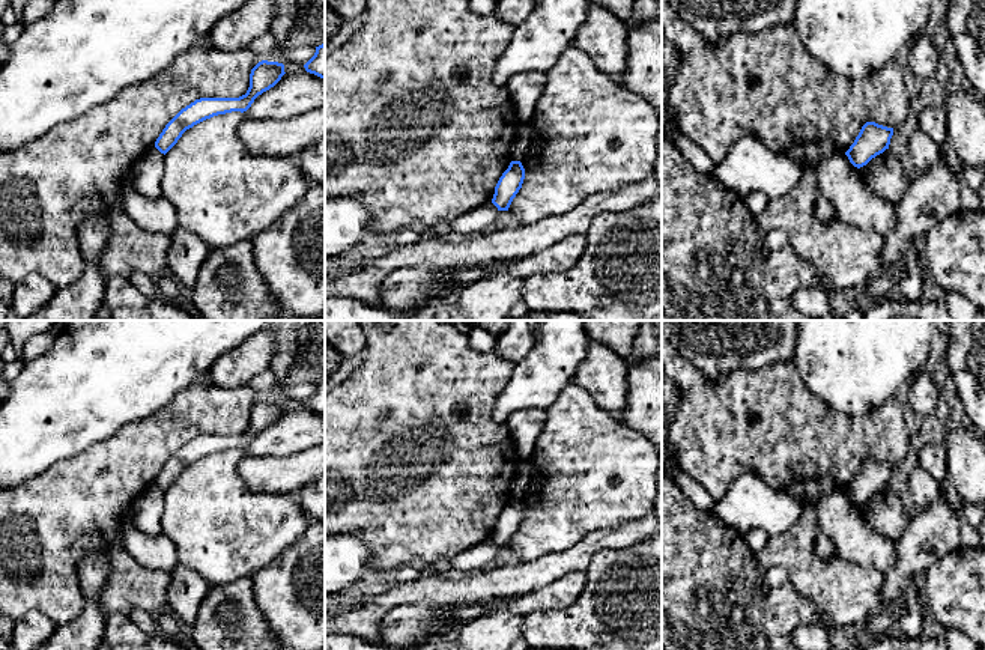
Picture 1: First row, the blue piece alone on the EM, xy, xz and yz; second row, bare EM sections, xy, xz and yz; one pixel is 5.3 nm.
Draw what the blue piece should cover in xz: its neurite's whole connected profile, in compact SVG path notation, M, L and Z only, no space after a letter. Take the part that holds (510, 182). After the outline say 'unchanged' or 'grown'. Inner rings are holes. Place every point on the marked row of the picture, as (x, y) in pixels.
M511 161L508 169L499 178L492 203L498 211L508 211L513 199L522 188L525 179L525 169L520 161Z; unchanged

